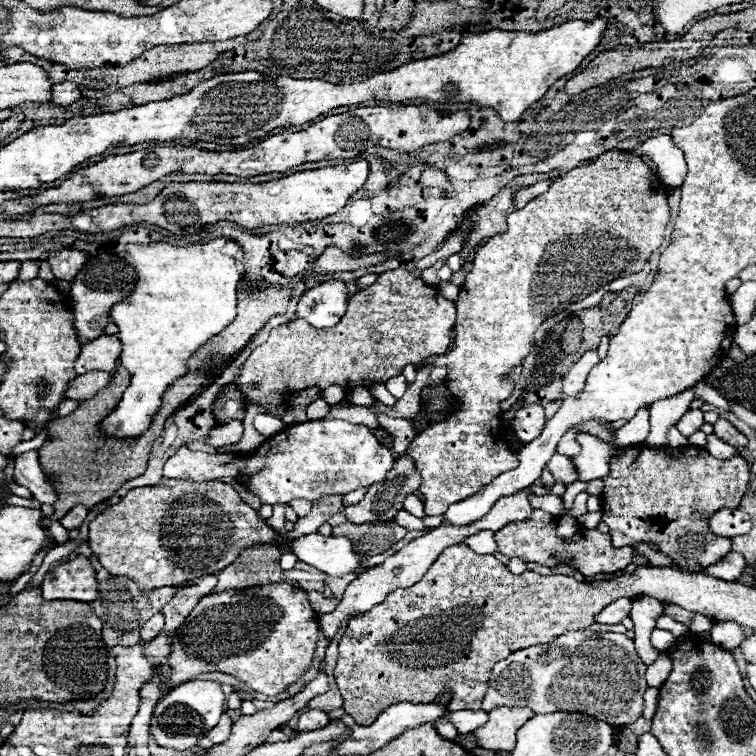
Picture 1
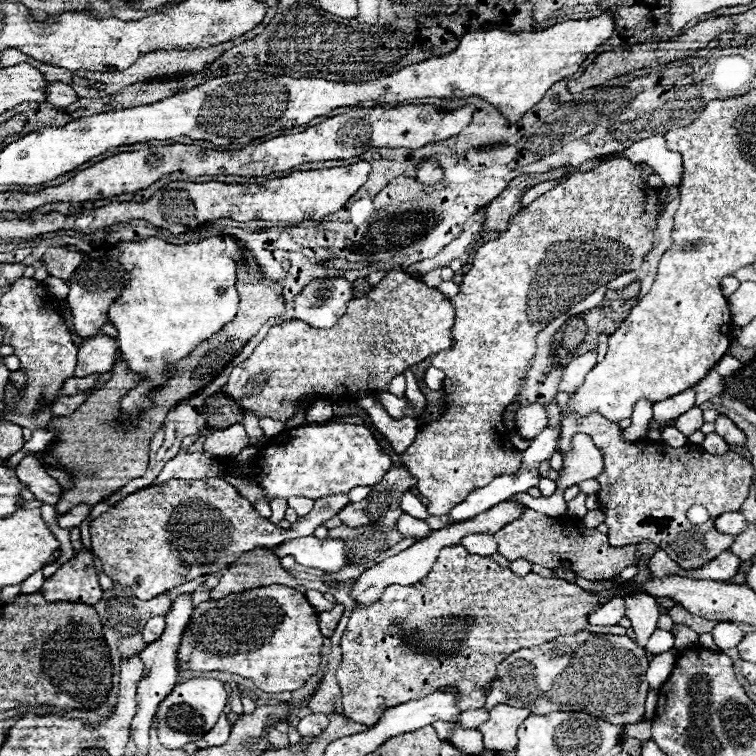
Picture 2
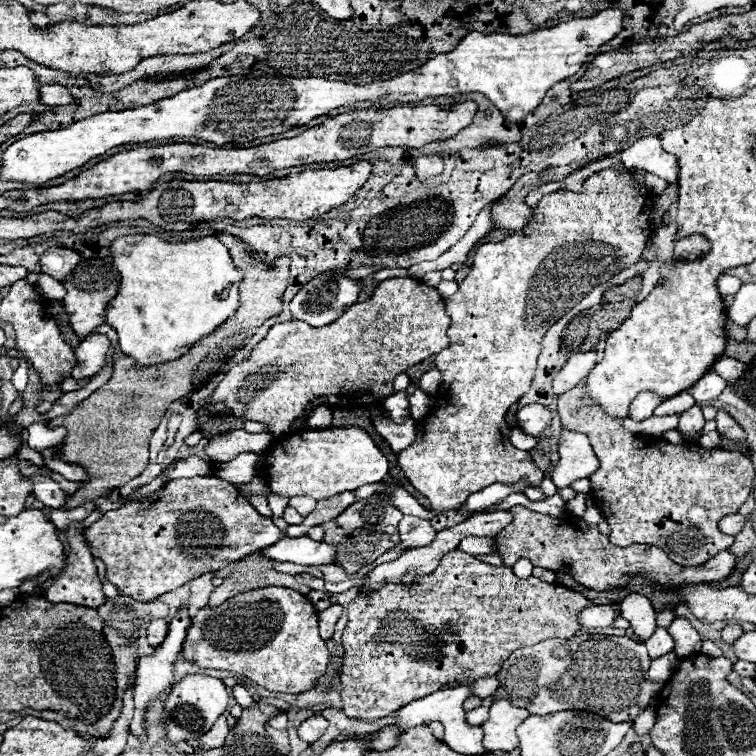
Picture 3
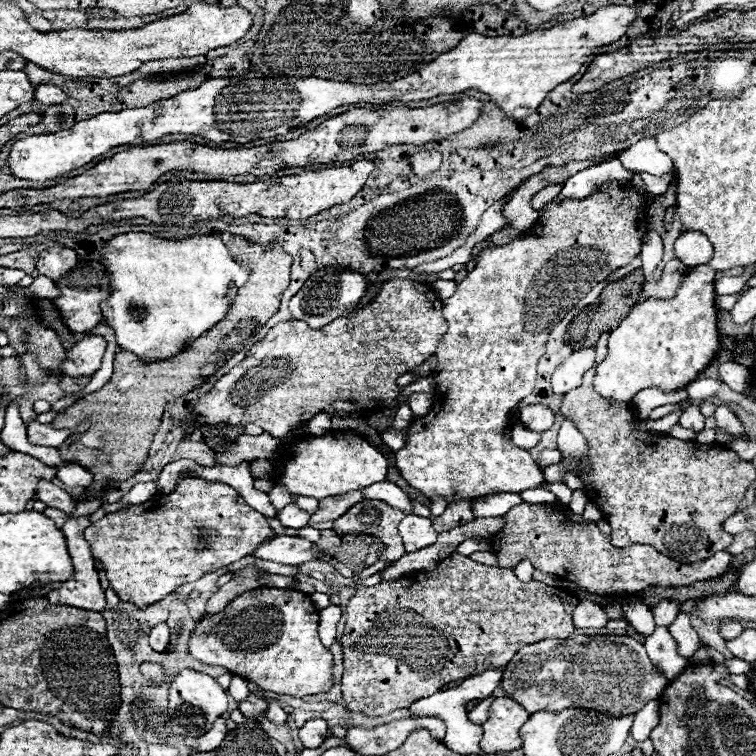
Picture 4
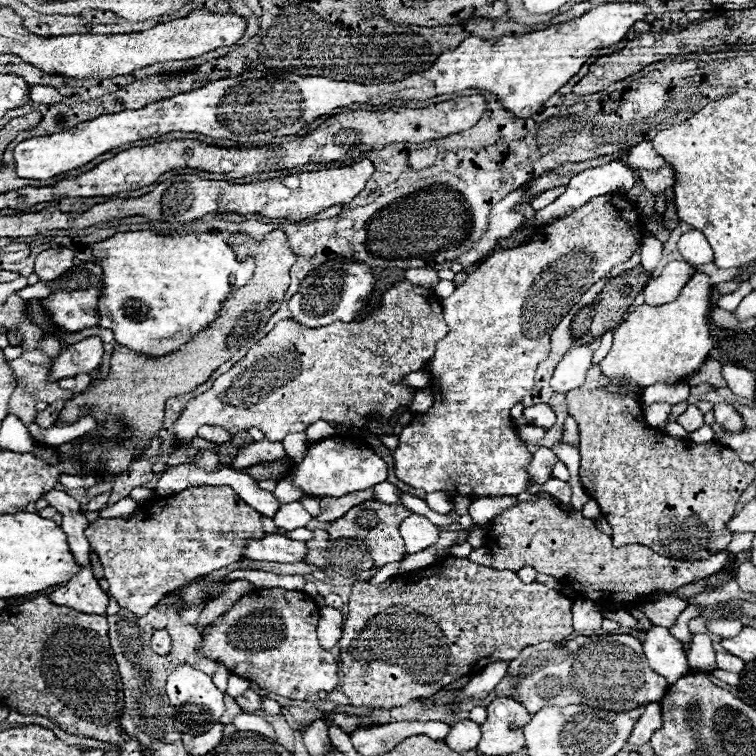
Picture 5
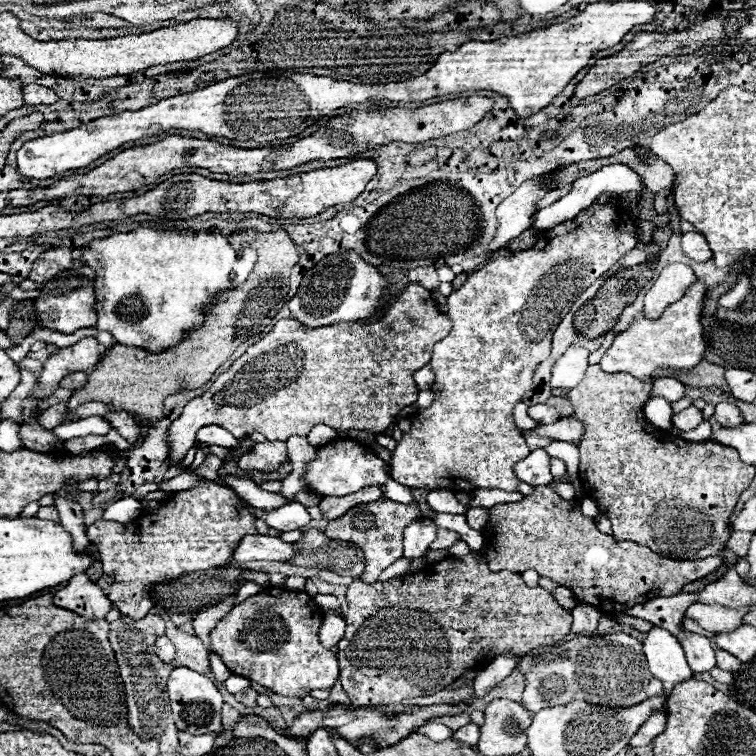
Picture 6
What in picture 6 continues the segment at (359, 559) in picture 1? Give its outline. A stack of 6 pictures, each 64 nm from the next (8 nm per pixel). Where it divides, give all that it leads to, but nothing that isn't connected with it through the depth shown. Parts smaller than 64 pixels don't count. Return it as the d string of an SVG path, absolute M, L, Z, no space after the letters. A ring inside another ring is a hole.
M248 534L238 544L232 562L250 562L250 560L276 560L288 562L298 554L298 548L290 542L284 542L278 536L264 534Z

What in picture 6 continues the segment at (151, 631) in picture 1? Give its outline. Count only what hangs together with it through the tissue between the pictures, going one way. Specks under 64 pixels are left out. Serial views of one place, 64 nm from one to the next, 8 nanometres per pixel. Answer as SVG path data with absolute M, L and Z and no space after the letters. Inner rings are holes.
M158 636L158 638L156 638L156 646L154 646L154 650L156 650L156 654L158 654L164 662L170 662L170 660L174 658L174 654L176 654L172 642L170 642L166 636Z

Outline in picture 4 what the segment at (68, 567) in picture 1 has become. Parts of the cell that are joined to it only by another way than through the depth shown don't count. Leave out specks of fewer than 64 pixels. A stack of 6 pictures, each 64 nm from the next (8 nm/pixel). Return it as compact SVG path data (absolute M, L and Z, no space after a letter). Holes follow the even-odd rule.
M70 518L62 526L62 532L64 532L66 542L68 542L68 552L70 552L70 558L72 558L72 564L74 564L74 574L72 574L72 578L64 580L60 584L60 588L52 590L46 598L52 604L64 604L64 606L74 606L74 608L82 608L82 610L102 612L106 608L106 598L104 598L104 590L102 590L100 580L98 580L98 570L94 568L94 558L90 554L90 546L88 546L88 542L84 540L84 534L82 534L82 530L86 530L86 526L90 526L88 518L78 518L78 520Z

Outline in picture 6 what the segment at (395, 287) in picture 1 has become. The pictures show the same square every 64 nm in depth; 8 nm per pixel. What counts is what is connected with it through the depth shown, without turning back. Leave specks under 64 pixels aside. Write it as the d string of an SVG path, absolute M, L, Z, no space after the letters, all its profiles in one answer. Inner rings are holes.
M408 284L402 294L390 298L378 320L336 322L322 328L308 328L294 318L282 318L268 336L250 346L244 356L240 356L224 374L220 374L208 392L192 398L184 406L180 418L170 426L168 460L182 460L196 442L196 432L208 424L218 424L236 438L262 432L268 440L282 442L286 442L290 436L306 436L320 422L336 428L338 432L384 432L404 406L416 402L418 388L412 380L412 374L430 362L432 346L446 338L450 328L452 322L434 306L432 292L418 284Z

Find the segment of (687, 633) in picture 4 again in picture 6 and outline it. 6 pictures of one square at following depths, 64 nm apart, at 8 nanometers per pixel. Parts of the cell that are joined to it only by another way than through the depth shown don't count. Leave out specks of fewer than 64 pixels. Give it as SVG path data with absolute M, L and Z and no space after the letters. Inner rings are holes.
M692 604L684 616L696 620L704 630L722 634L722 632L734 632L742 624L742 616L750 610L730 610L724 606L710 606L710 604Z

